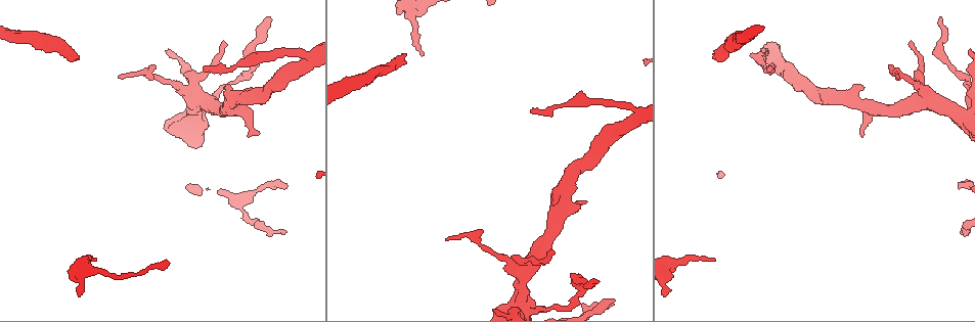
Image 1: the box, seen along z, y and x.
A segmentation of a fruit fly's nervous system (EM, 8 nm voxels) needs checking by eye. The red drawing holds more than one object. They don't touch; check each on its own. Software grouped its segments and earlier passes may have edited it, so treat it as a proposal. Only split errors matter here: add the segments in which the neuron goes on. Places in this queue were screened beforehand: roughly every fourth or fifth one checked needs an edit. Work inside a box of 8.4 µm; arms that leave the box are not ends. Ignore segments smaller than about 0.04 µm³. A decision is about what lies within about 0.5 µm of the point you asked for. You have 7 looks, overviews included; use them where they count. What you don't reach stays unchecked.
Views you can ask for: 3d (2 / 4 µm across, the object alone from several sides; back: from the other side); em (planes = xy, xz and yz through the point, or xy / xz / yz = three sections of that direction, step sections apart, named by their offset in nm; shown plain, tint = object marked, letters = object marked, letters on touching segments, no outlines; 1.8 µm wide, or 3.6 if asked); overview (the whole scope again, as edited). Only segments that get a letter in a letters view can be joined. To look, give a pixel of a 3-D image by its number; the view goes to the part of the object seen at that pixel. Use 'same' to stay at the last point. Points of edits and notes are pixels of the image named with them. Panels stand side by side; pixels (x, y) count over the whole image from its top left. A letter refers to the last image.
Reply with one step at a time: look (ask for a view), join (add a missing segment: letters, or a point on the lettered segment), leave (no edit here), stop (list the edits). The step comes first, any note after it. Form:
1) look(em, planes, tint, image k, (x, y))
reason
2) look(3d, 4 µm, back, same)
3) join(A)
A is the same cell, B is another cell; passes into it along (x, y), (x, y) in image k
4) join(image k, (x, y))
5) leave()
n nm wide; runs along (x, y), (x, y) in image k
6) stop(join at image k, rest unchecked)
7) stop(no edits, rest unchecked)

look(3d, 4 µm, image 1, (524, 271))
thick turns thin

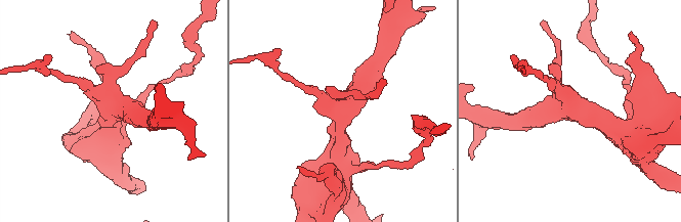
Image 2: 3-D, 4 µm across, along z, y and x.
look(em, planes, letters, image 2, (114, 110))

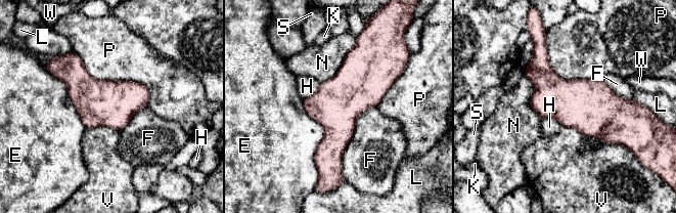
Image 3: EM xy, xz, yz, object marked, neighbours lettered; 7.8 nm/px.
leave()
360 nm wide; P touches over 750 nm; E, F, H, K, L, N, P, S, V and W are other cells; none of them fits

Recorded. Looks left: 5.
look(3d, 2 µm, image 1, (203, 69))
free end

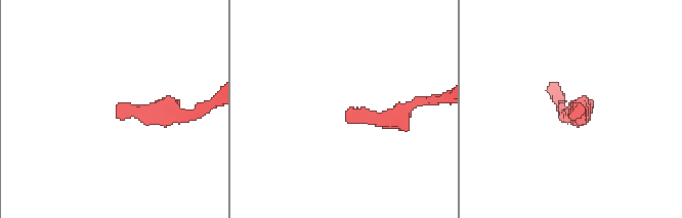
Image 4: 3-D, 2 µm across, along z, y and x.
look(em, planes, tint, image 4, (118, 116))
now the EM

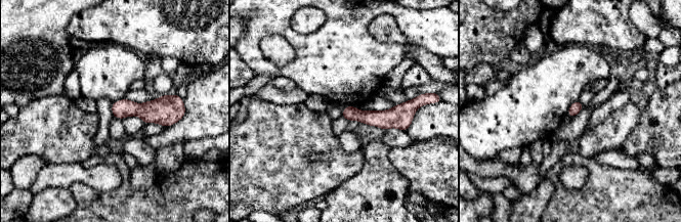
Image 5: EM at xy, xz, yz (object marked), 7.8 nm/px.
look(em, planes, letters, same)
see the neighbours

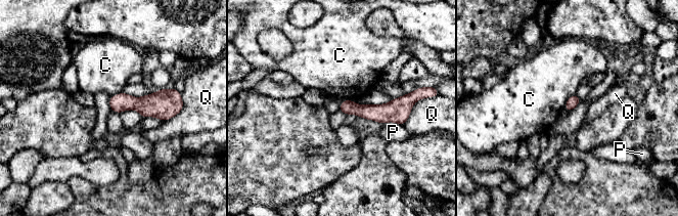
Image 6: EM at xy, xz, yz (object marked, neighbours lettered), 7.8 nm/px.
leave()
C, P and Q are other cells; border along (575, 93), (567, 100), (563, 106) in image 6; no lettered segment goes on from it

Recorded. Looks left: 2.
look(em, yz, step 16, letters, image 1, (939, 19))
end of a long branch

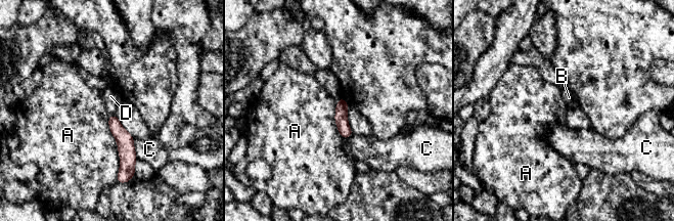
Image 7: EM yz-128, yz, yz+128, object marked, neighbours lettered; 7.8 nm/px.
look(em, planes, letters, same)
cut it another way

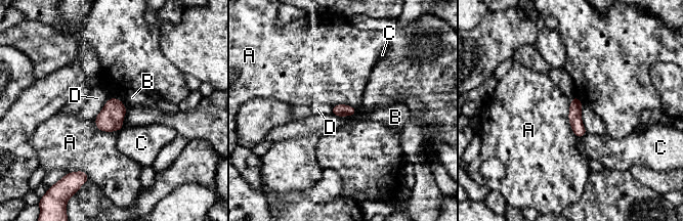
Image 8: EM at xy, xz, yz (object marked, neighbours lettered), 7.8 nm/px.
leave()
A, B, C and D are other cells; border along (570, 99), (568, 122), (578, 137) in image 8; none of them fits

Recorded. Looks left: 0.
stop(no edits, rest unchecked)

